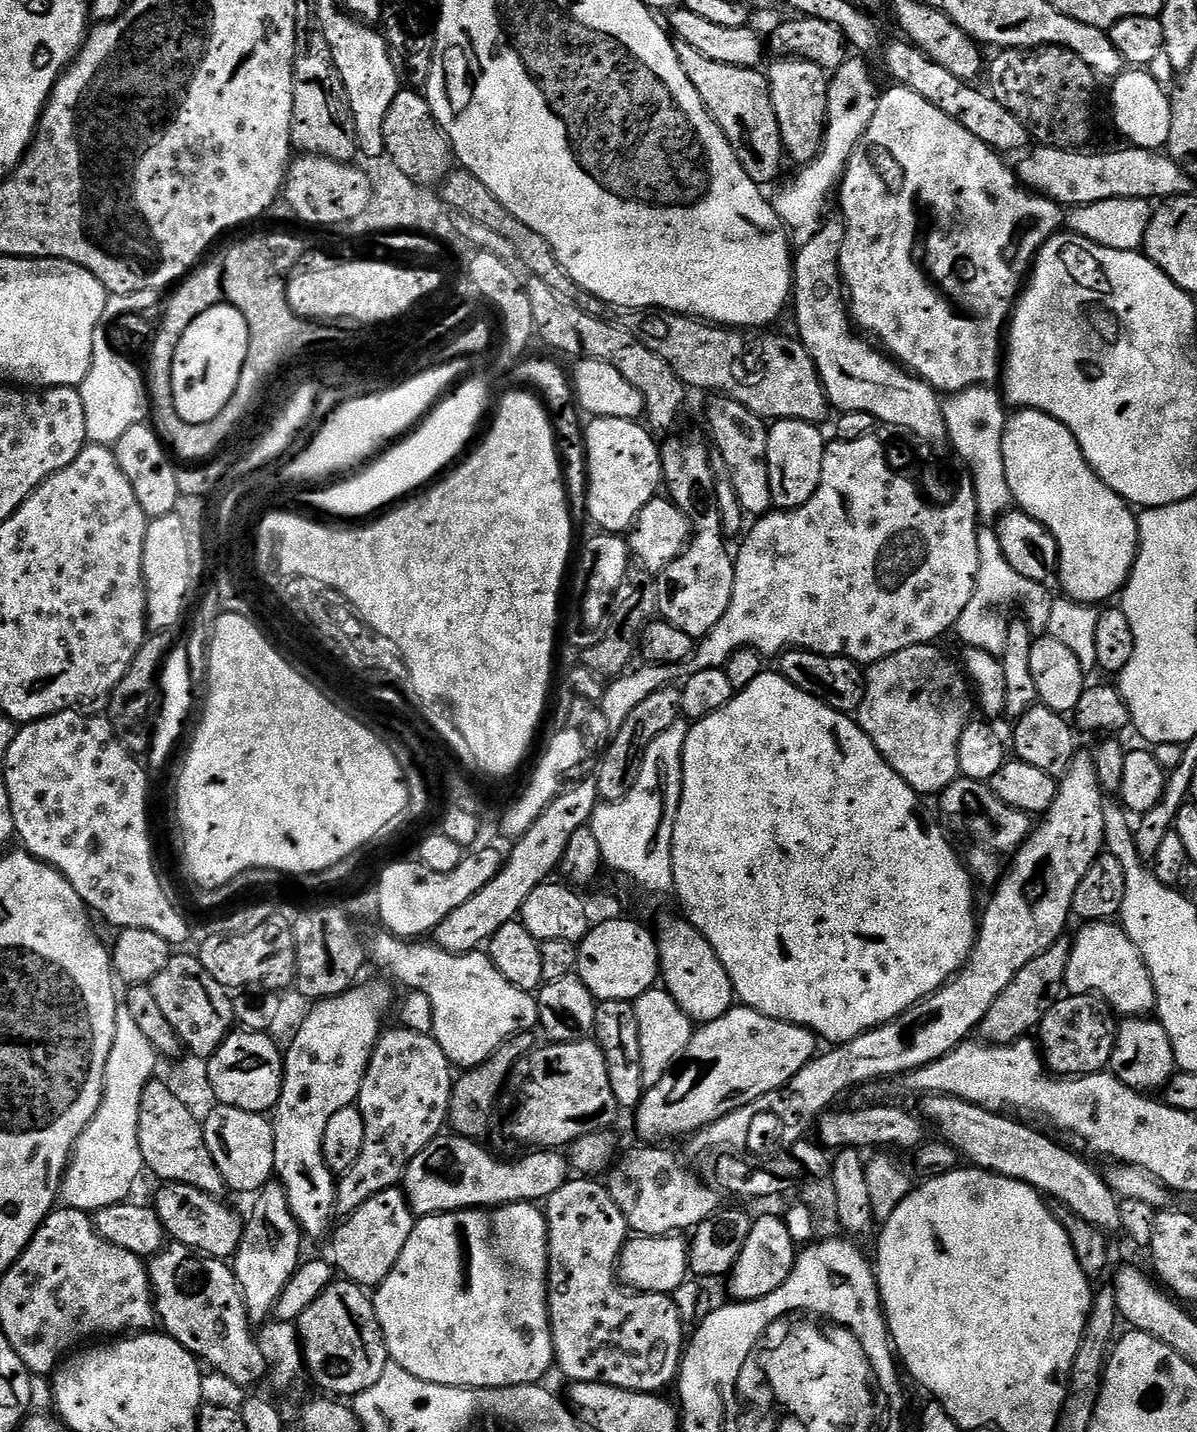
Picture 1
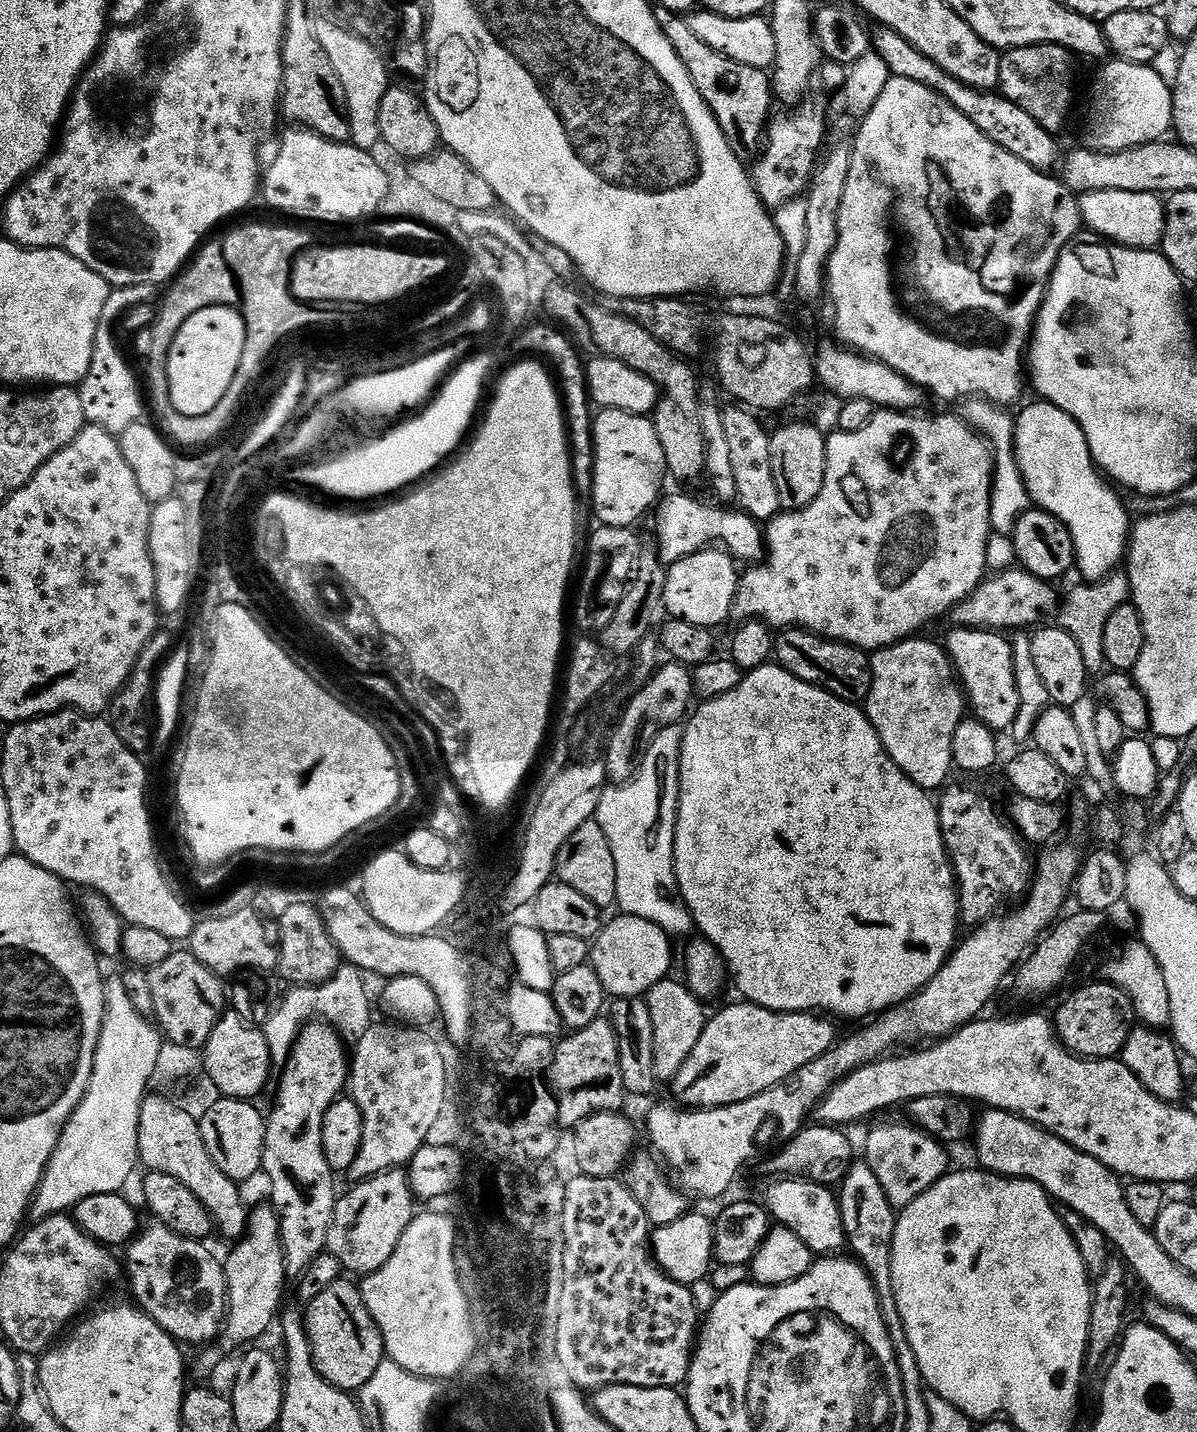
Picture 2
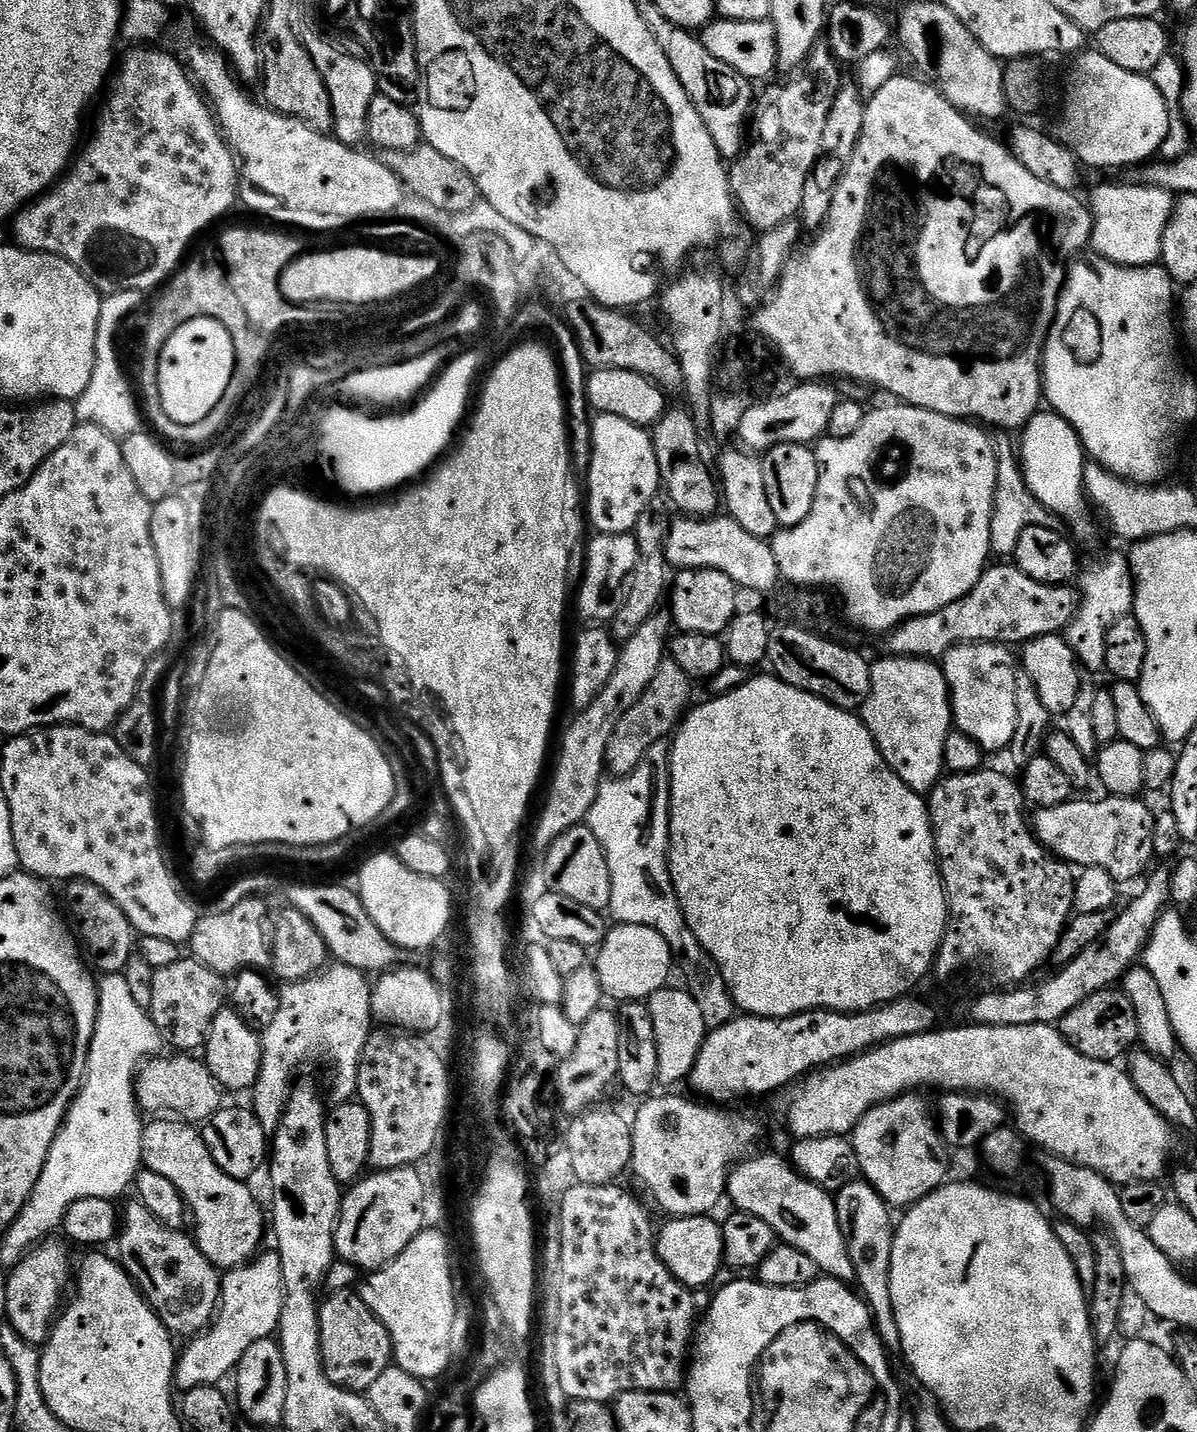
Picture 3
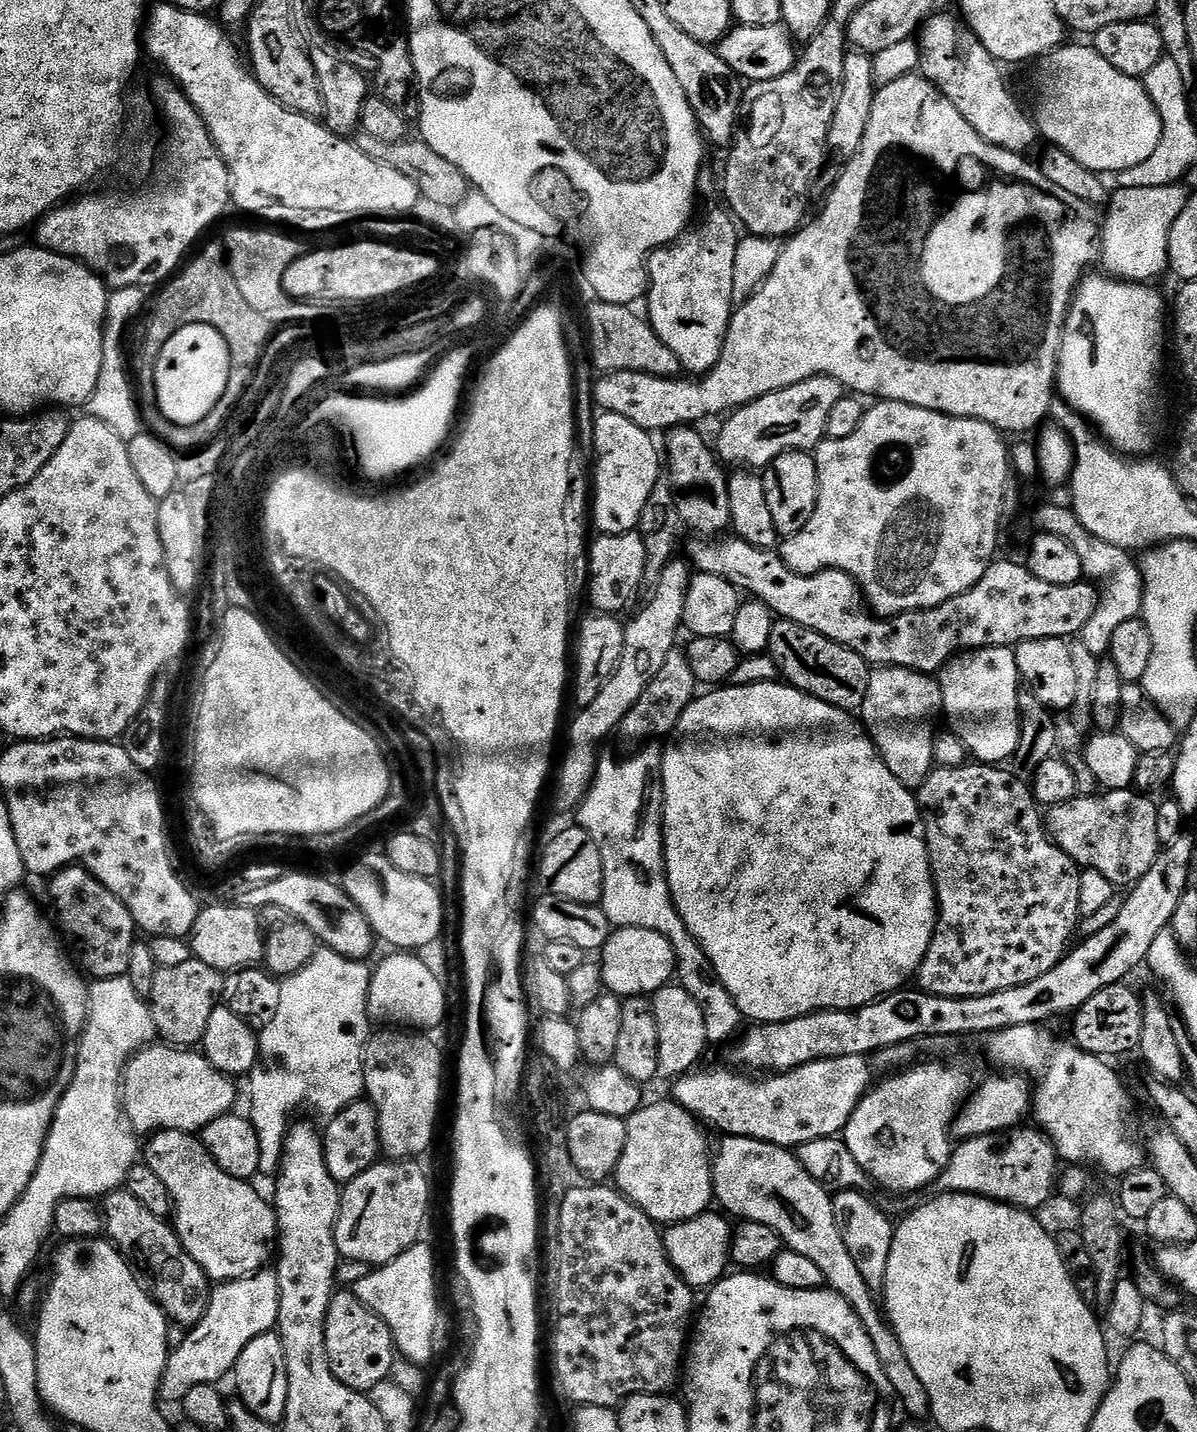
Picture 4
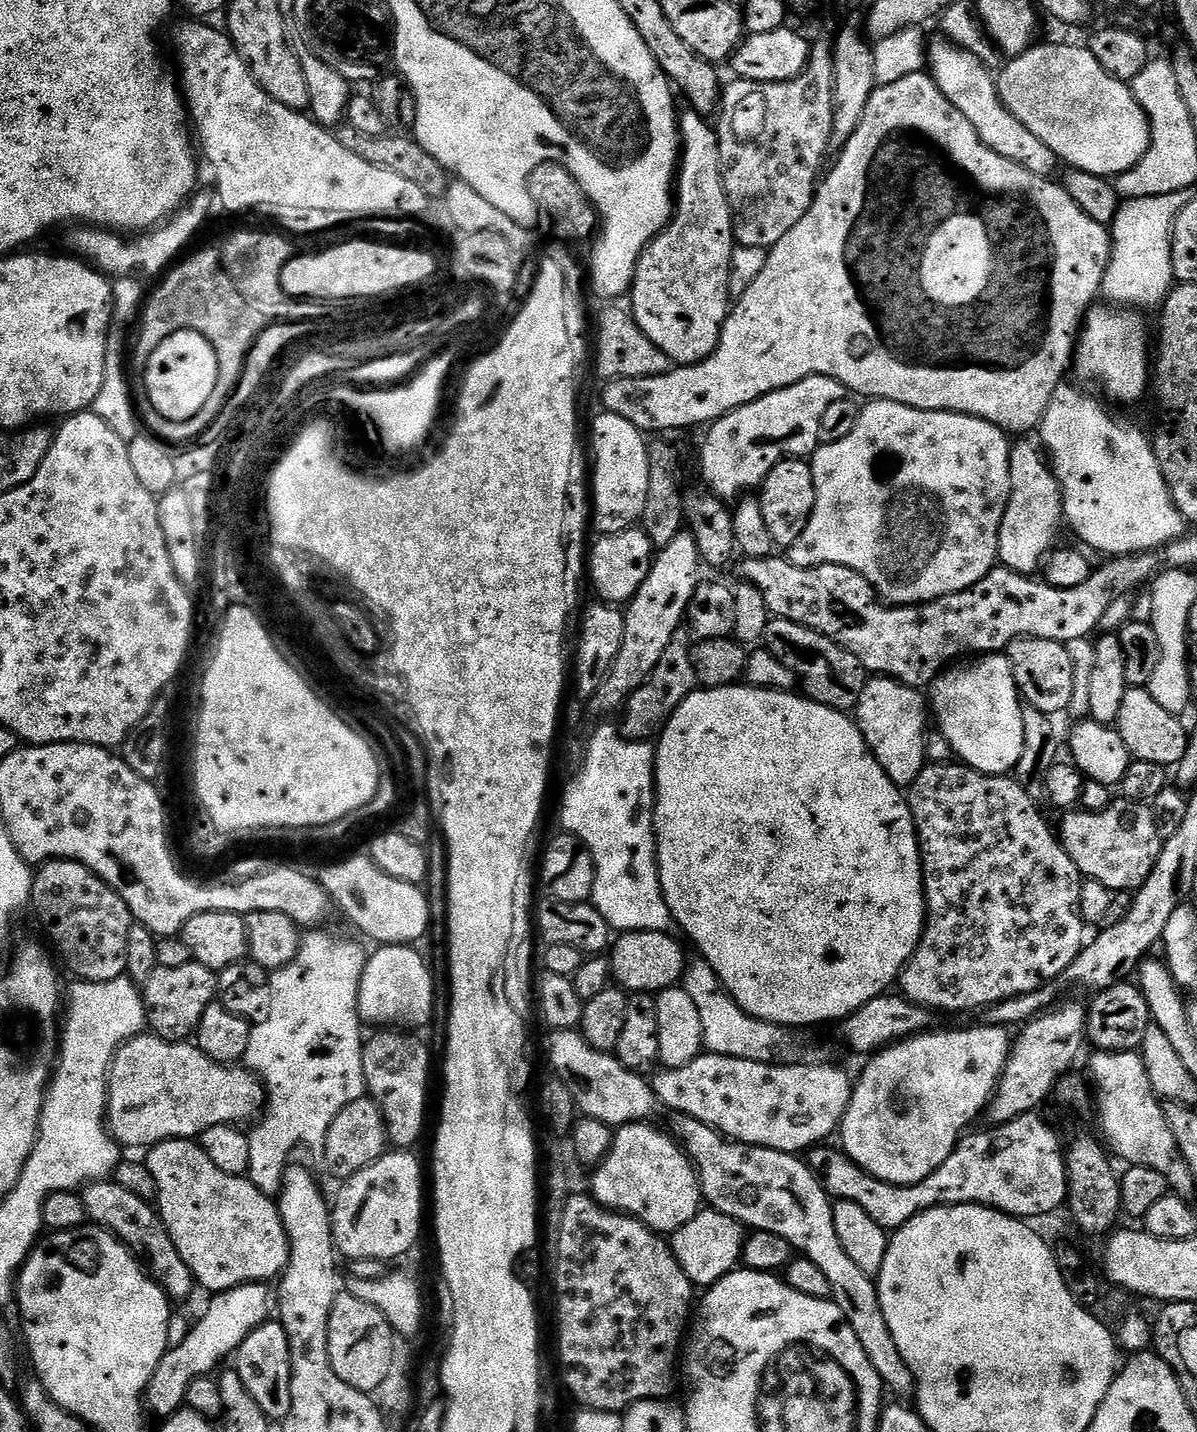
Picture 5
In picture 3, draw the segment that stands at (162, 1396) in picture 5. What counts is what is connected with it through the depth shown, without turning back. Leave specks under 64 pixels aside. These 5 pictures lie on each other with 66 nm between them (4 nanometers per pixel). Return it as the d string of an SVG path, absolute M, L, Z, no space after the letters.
M275 1250L261 1251L247 1264L229 1268L220 1281L220 1306L210 1327L191 1341L188 1349L179 1353L176 1362L175 1387L181 1393L207 1384L216 1386L227 1371L234 1371L242 1354L254 1346L254 1342L277 1335L282 1318L282 1262Z

